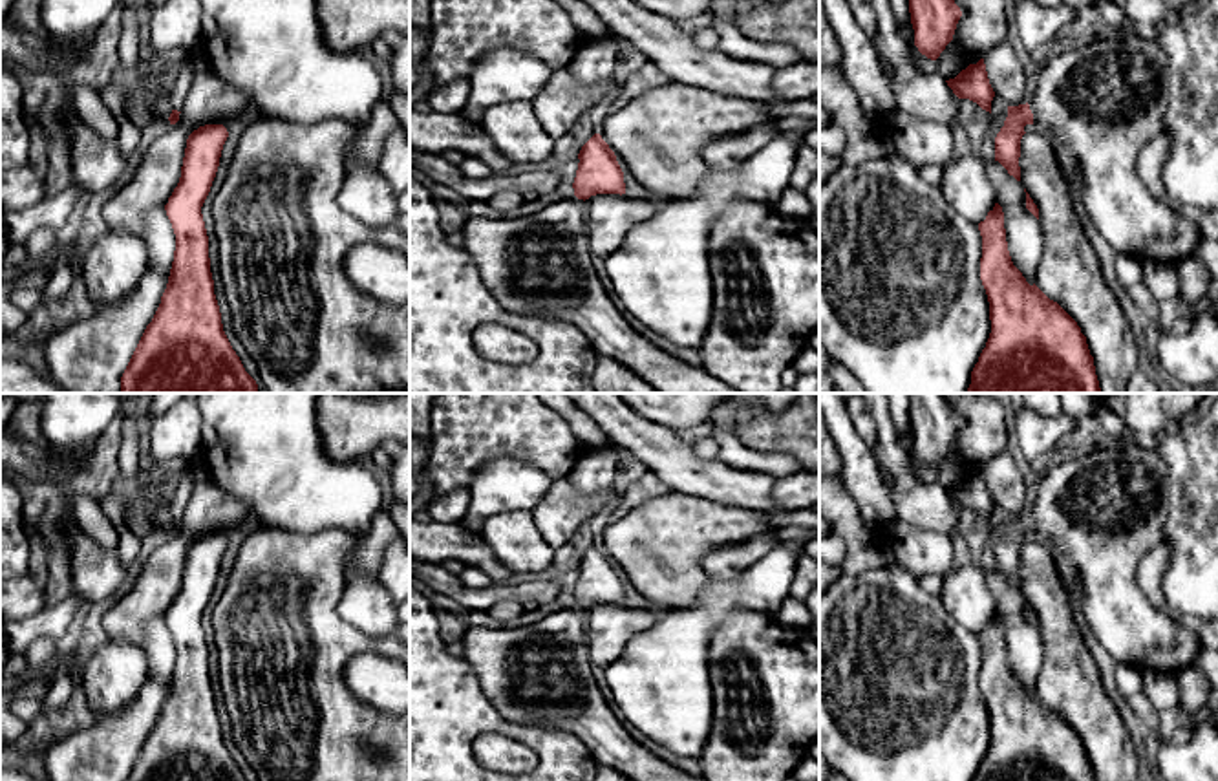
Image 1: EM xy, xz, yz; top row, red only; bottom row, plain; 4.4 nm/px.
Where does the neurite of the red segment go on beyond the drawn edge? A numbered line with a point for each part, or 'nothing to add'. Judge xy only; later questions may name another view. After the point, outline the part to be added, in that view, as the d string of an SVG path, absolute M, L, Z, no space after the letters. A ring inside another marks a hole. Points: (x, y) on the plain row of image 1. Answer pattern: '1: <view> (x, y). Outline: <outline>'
1: xy (158, 505). Outline: M159 485L157 490L146 499L146 519L148 529L159 527L166 536L170 534L170 490Z

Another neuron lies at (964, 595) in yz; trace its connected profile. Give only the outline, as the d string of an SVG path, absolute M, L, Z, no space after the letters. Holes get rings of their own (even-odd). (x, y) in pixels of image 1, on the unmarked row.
M978 563L951 569L944 576L938 600L953 620L977 635L986 629L997 613L995 598L986 585L986 572Z

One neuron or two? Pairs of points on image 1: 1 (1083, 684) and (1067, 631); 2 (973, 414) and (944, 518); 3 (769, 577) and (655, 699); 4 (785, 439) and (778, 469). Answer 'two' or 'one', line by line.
1: one
2: two
3: one
4: two

